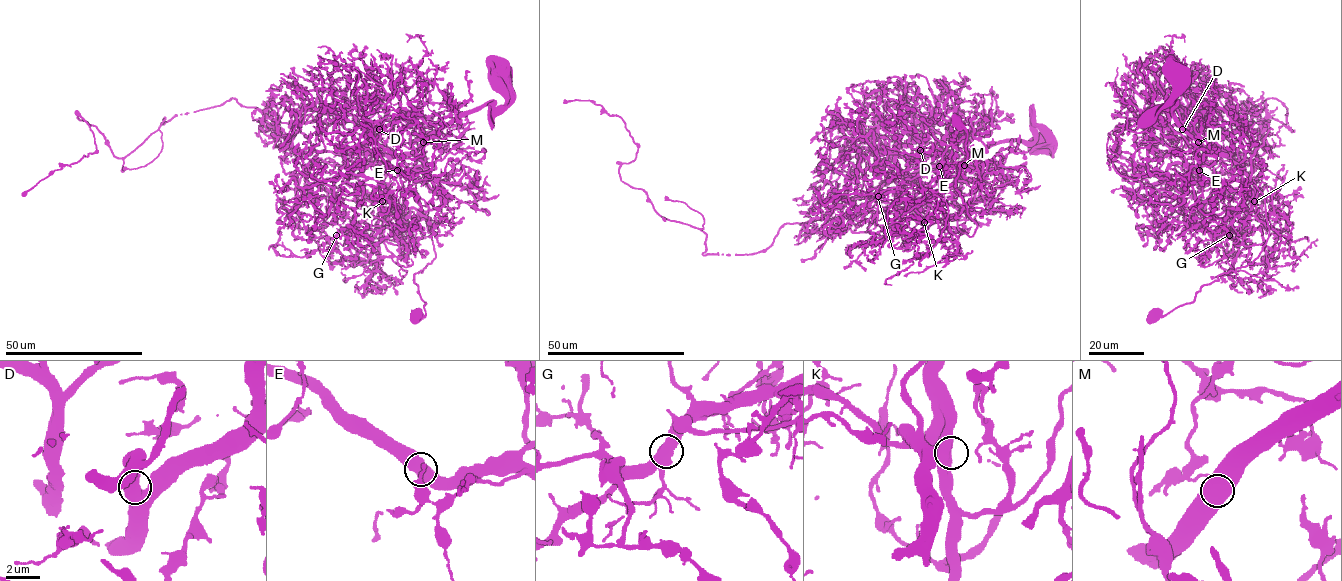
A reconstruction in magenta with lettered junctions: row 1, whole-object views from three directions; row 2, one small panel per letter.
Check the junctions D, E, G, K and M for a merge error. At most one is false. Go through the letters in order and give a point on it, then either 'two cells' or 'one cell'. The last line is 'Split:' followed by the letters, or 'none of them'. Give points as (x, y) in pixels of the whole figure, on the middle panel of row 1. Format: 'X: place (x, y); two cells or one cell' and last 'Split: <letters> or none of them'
D: place (920, 150); one cell
E: place (939, 166); one cell
G: place (878, 196); two cells
K: place (924, 222); one cell
M: place (964, 165); one cell
Split: G

